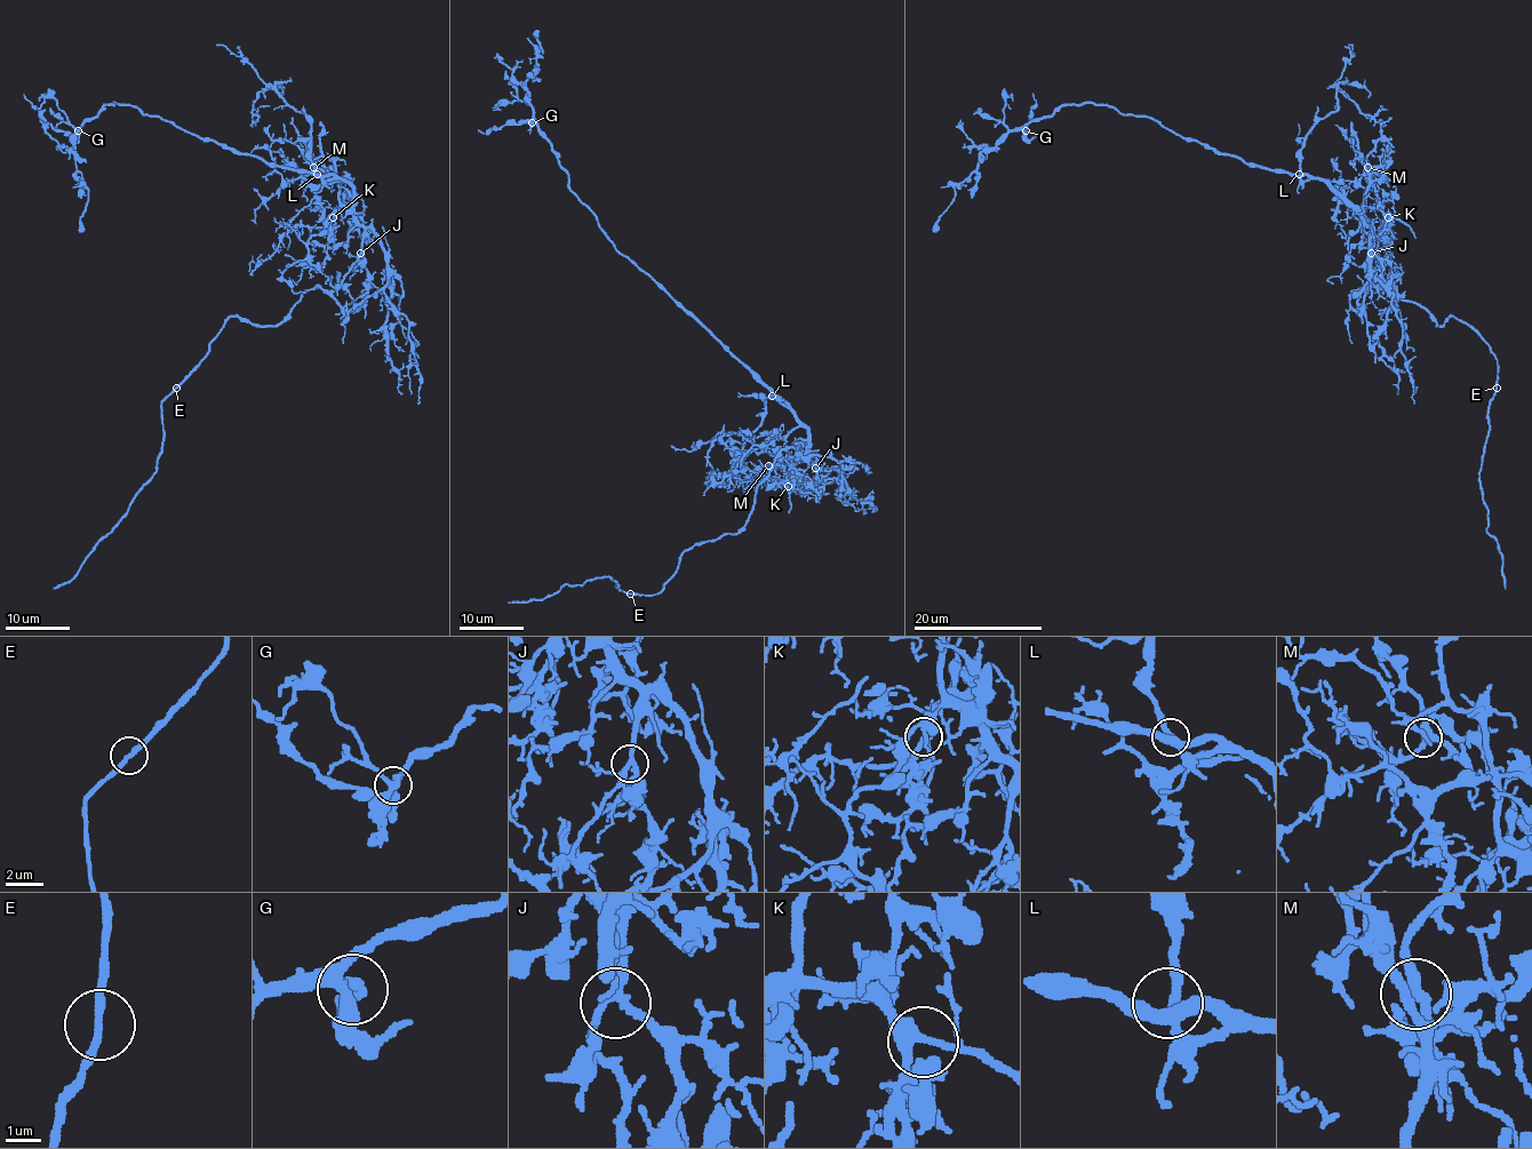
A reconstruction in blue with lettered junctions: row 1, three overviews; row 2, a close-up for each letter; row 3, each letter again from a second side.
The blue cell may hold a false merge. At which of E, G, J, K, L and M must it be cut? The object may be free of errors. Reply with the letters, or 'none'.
none

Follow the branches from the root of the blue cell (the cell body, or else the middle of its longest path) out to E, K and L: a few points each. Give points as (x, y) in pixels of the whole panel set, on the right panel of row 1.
E: (1369, 234), (1369, 281), (1350, 304), (1371, 285), (1437, 325), (1466, 321), (1494, 356), (1497, 388)
K: (1369, 234), (1371, 229), (1361, 214), (1364, 208), (1375, 208), (1388, 217)
L: (1369, 234), (1371, 230), (1361, 217), (1323, 181), (1299, 174)

